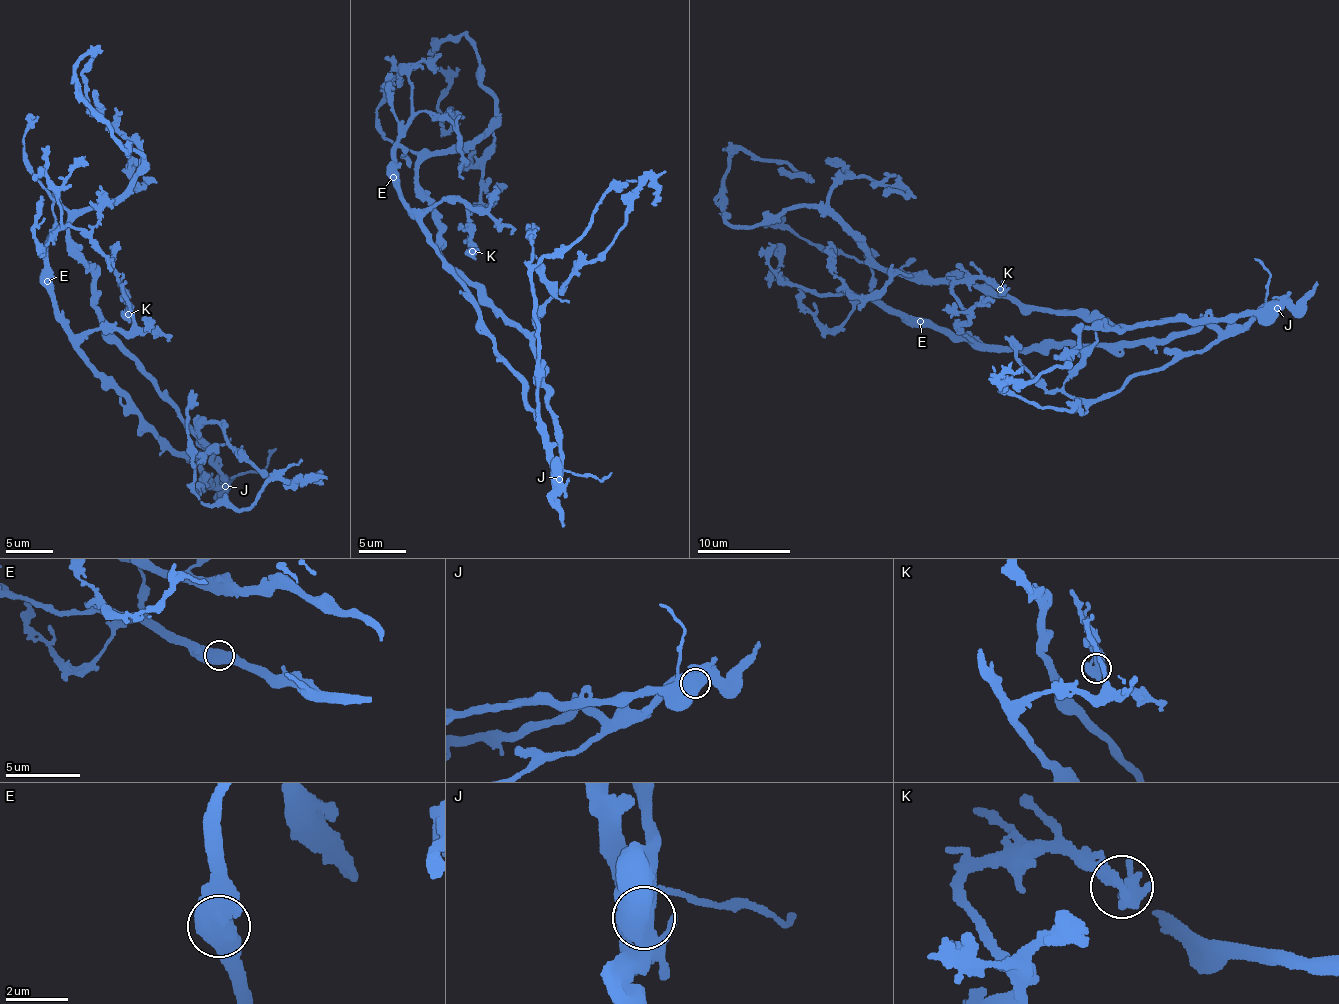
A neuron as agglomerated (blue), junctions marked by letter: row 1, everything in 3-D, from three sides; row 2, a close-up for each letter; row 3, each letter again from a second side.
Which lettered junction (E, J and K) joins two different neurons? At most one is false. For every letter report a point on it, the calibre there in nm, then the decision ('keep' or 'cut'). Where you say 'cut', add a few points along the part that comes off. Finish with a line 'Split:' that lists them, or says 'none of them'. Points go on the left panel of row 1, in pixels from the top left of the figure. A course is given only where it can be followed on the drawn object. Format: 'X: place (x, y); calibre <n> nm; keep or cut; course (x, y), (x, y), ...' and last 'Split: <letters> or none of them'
E: place (47, 281); calibre 650 nm; keep
J: place (225, 486); calibre 1150 nm; cut; course (226, 487), (101, 316), (70, 235), (142, 163), (83, 101), (76, 63), (90, 52), (92, 109), (94, 89)
K: place (128, 314); calibre 800 nm; keep
Split: J

